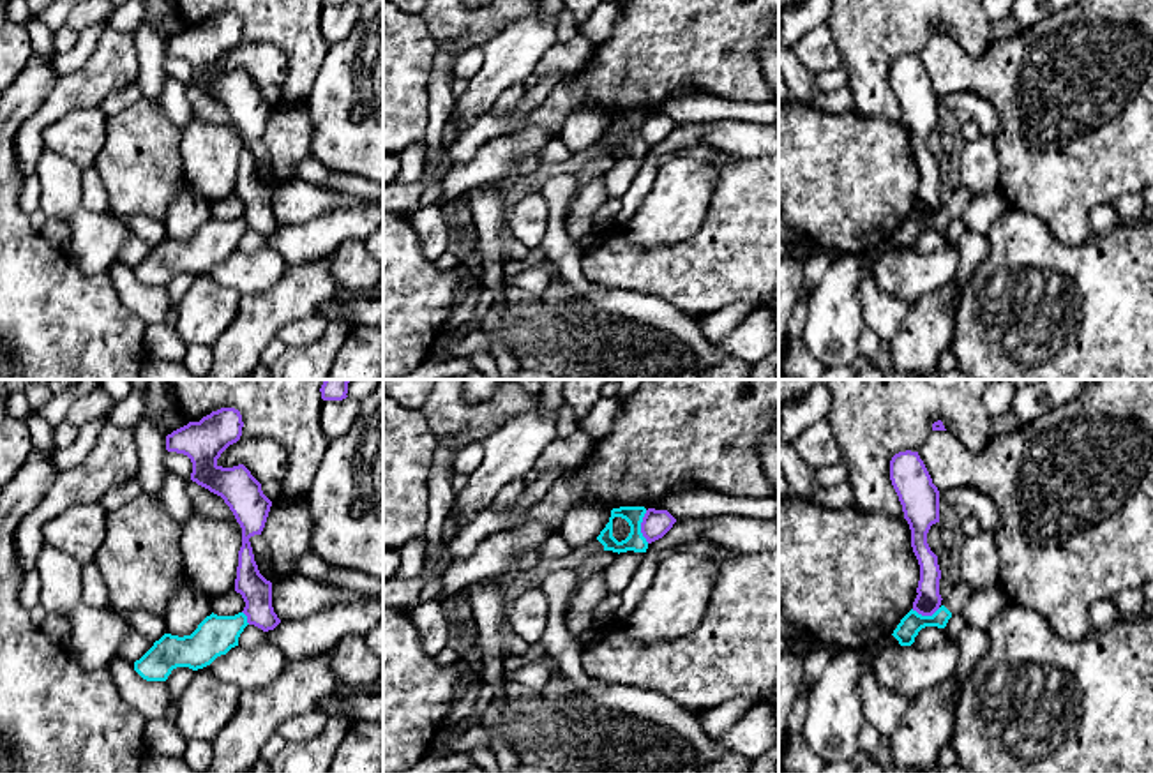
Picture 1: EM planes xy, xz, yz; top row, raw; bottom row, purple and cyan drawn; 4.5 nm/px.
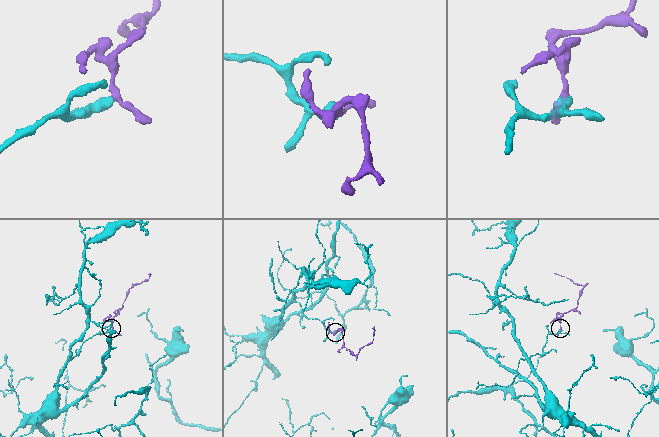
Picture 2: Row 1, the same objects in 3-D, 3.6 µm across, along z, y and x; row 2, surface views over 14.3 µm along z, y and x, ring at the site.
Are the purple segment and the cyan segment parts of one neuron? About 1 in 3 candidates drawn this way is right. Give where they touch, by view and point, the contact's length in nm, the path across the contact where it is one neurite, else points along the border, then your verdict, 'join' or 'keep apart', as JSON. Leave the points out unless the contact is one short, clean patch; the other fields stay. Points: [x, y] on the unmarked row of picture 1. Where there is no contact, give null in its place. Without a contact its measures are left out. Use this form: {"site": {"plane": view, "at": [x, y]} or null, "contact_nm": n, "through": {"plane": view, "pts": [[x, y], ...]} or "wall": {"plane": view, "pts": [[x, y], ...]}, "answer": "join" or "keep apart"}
{"site": {"plane": "xz", "at": [641, 131]}, "contact_nm": 150, "wall": {"plane": "xz", "pts": [[645, 115], [641, 140], [648, 147]]}, "answer": "keep apart"}

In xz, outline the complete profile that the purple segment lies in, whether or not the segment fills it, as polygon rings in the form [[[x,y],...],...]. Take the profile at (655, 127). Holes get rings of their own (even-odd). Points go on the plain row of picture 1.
[[[648,113],[641,127],[641,138],[652,148],[662,143],[674,127],[676,124],[667,115]]]

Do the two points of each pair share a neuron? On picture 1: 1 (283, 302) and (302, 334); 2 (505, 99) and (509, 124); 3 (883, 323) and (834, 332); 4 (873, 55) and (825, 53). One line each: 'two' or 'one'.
1: two
2: two
3: two
4: two

